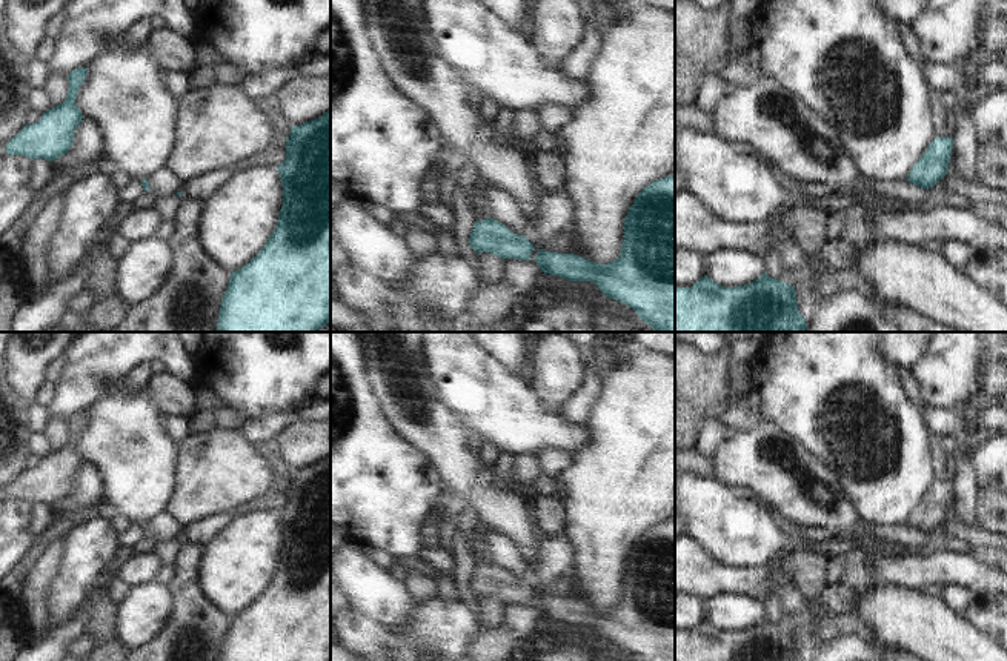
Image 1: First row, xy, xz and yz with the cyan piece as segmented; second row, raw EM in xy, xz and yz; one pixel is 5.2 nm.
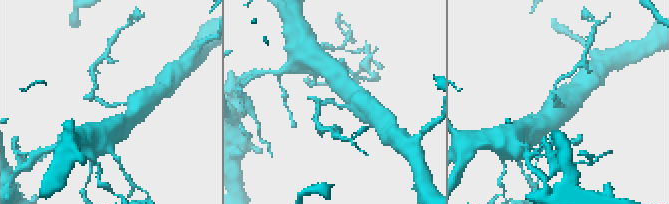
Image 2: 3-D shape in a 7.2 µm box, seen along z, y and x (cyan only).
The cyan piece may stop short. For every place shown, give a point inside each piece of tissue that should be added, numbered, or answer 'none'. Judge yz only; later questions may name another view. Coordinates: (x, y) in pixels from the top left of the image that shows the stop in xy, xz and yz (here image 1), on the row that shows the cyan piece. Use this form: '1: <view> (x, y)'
none

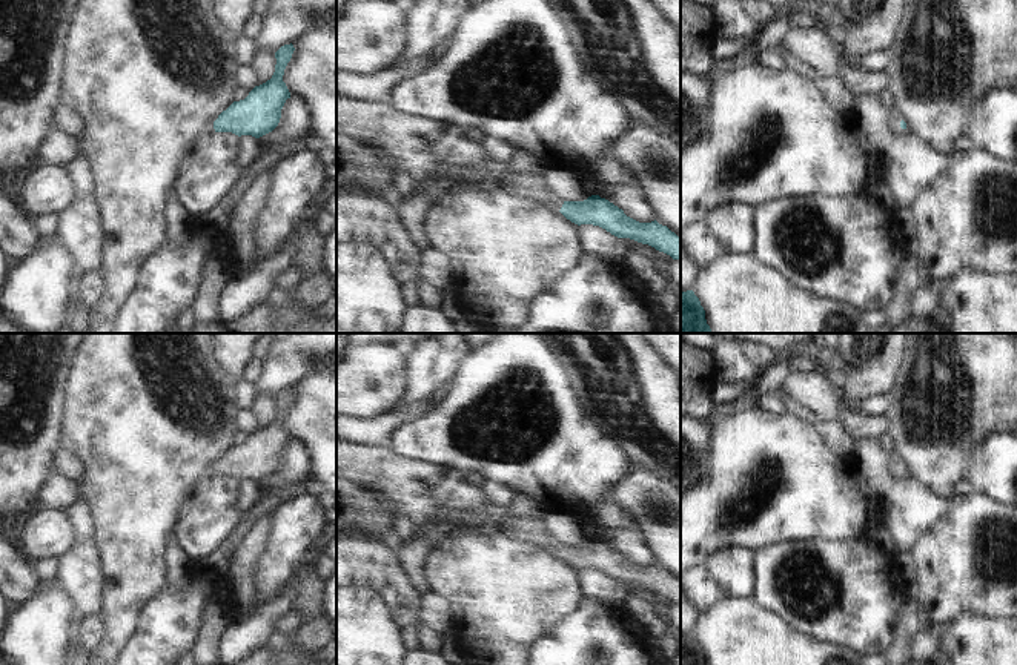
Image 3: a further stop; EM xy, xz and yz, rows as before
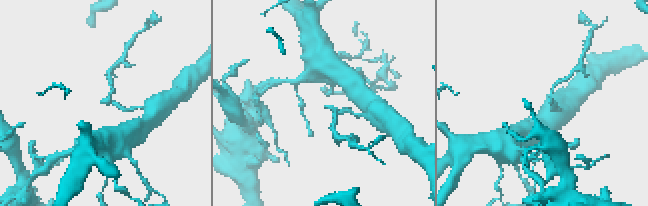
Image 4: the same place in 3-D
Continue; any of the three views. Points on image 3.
1: yz (894, 119)

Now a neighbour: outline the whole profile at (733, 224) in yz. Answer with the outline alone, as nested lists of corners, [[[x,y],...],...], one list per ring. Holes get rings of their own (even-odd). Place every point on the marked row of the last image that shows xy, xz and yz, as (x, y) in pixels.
[[[730,203],[713,209],[704,224],[710,233],[736,255],[751,253],[754,249],[754,209],[740,203]]]

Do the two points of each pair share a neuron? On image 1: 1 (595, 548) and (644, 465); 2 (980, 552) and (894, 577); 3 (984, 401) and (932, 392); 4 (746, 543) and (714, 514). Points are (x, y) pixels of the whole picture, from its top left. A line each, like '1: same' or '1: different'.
1: same
2: different
3: different
4: same

